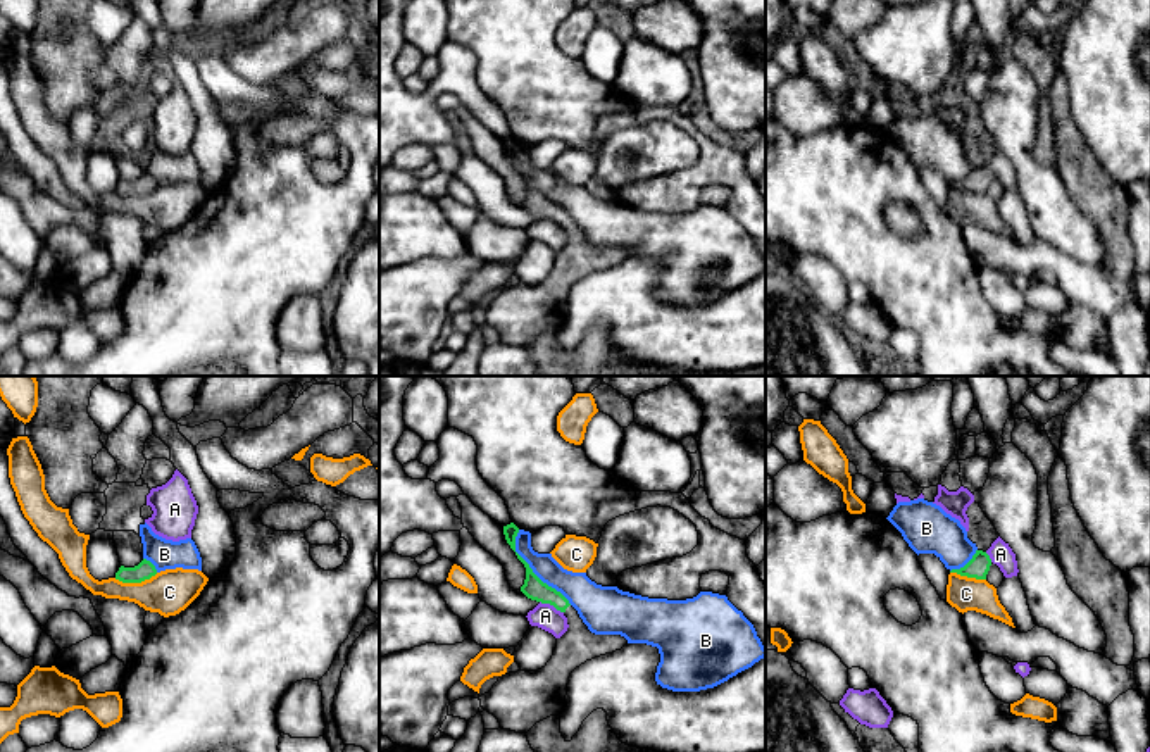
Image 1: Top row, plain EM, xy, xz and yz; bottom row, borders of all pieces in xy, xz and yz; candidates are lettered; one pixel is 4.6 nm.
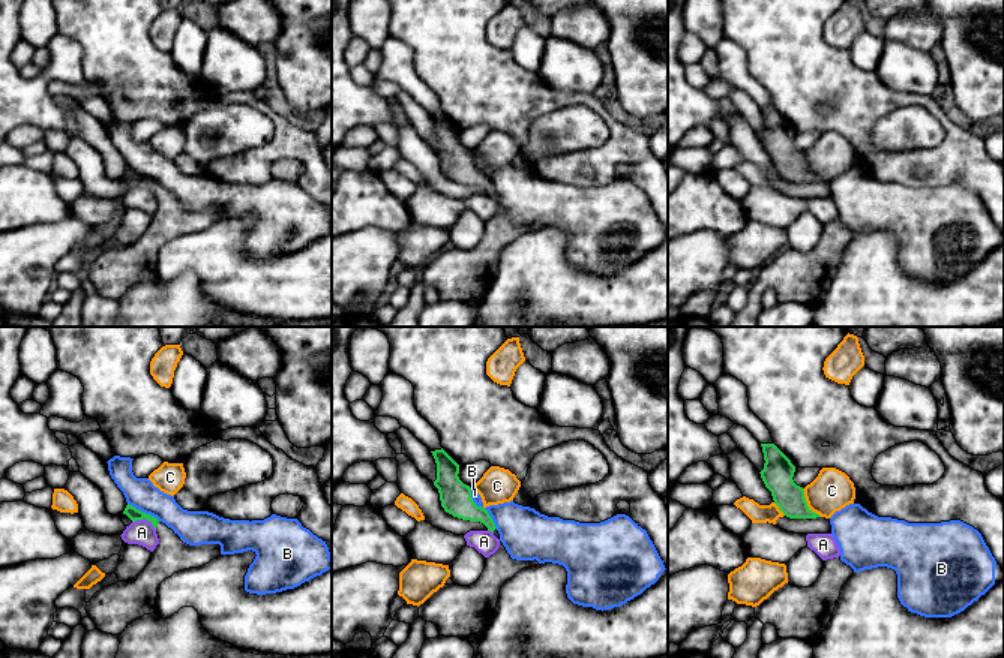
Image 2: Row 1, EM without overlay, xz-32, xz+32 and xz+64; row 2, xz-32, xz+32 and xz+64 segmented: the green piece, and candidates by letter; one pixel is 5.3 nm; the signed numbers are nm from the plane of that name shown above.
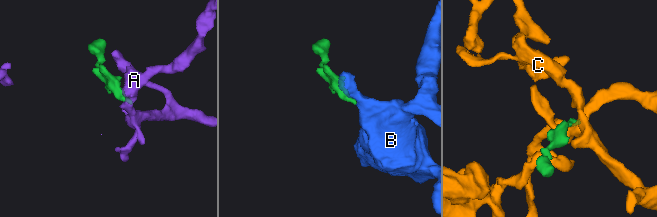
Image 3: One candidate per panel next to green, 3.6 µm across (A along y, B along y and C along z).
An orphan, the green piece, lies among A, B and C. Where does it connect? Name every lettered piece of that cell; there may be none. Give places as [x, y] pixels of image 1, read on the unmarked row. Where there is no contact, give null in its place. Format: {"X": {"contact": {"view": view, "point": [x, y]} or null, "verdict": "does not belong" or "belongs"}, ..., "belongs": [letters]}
{"A": {"contact": {"view": "xz", "point": [552, 218]}, "verdict": "does not belong"}, "B": {"contact": {"view": "xz", "point": [531, 183]}, "verdict": "does not belong"}, "C": {"contact": {"view": "xy", "point": [135, 195]}, "verdict": "does not belong"}, "belongs": []}

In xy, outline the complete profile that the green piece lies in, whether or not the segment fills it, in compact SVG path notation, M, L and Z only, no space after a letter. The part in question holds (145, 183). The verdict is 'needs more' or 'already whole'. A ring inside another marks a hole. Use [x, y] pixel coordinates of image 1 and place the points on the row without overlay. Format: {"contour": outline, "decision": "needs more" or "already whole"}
{"contour": "M143 172L134 181L121 179L119 185L116 186L116 193L122 197L141 197L145 193L150 193L155 188L157 188L155 179L150 174Z", "decision": "already whole"}

